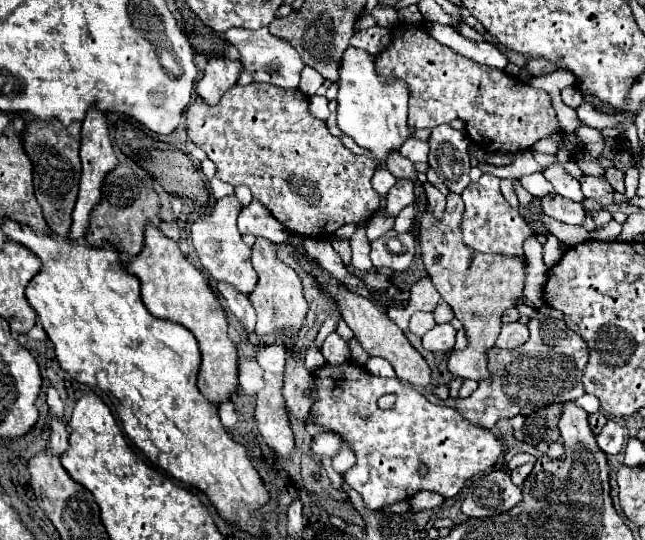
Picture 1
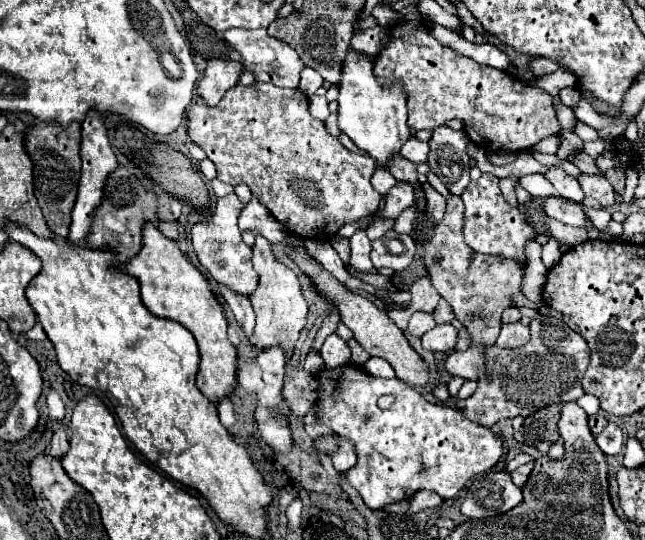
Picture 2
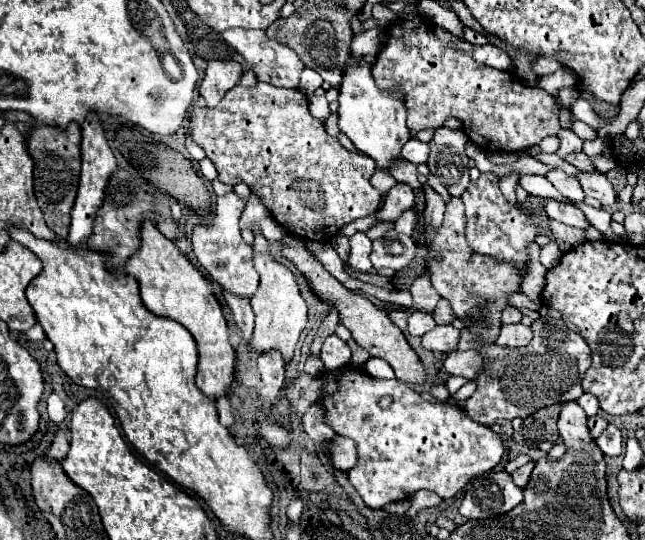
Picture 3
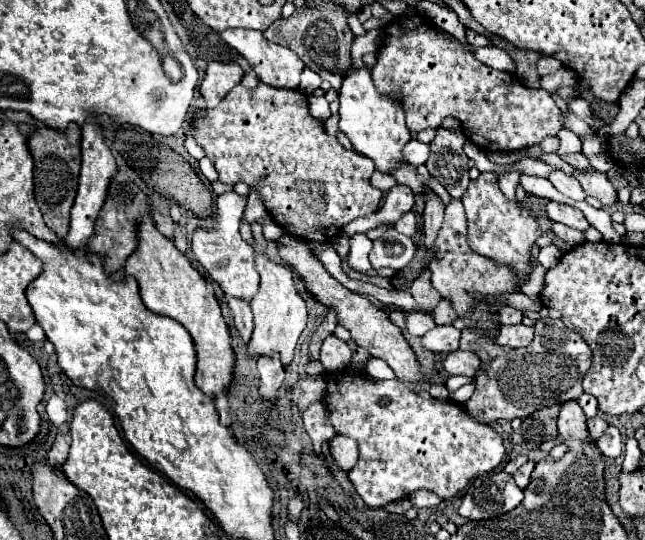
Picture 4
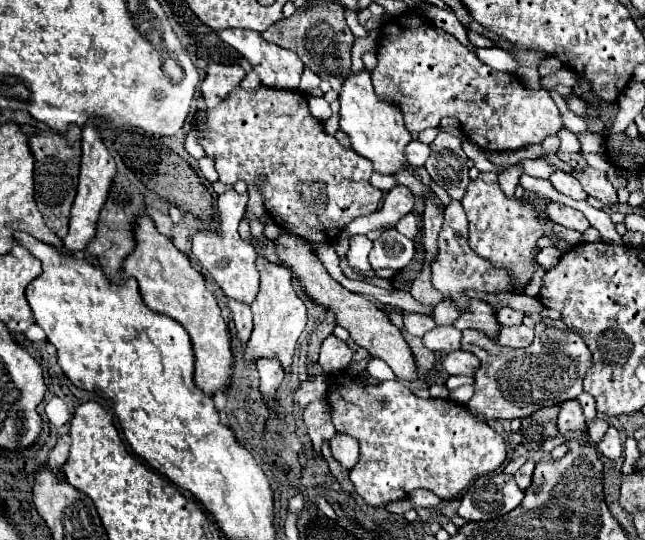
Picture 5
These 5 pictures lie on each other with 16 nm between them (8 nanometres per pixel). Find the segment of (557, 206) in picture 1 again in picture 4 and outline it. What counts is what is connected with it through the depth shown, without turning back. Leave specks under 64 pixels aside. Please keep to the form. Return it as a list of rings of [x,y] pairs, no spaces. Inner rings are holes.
[[[548,202],[548,204],[546,204],[546,214],[548,214],[550,220],[560,222],[560,224],[564,224],[564,226],[568,226],[568,228],[576,228],[576,230],[580,230],[580,232],[584,232],[584,230],[590,228],[590,224],[588,224],[588,220],[584,218],[584,214],[582,214],[580,210],[576,210],[576,208],[572,208],[572,206],[566,206],[566,204]]]

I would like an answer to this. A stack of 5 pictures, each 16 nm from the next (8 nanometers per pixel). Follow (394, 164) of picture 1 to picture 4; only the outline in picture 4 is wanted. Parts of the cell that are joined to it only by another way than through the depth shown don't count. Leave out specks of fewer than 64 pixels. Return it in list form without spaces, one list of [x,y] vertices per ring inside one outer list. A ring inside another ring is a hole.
[[[404,164],[404,166],[400,166],[400,170],[394,170],[392,176],[396,178],[396,182],[408,186],[414,194],[426,194],[426,188],[424,188],[424,184],[418,180],[416,168],[414,168],[412,164]]]

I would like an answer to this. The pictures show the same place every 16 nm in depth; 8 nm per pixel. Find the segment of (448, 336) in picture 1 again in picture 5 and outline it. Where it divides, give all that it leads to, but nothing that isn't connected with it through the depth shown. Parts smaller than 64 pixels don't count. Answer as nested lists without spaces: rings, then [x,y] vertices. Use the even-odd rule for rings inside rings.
[[[436,326],[428,334],[424,334],[424,346],[436,352],[454,352],[460,350],[462,332],[454,326]]]

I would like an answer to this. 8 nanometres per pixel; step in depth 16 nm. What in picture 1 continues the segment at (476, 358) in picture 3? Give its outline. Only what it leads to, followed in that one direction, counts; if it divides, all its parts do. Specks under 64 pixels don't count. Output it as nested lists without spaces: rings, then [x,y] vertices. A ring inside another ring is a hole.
[[[448,194],[446,210],[442,220],[434,220],[430,212],[422,214],[420,222],[420,234],[418,242],[422,248],[422,260],[424,268],[440,292],[440,296],[452,306],[456,318],[464,324],[470,346],[462,352],[452,352],[448,356],[448,370],[454,376],[470,378],[470,380],[482,380],[488,376],[486,356],[484,352],[494,346],[498,334],[500,334],[500,316],[506,308],[516,306],[516,298],[522,296],[524,278],[526,278],[526,260],[522,258],[504,258],[504,256],[492,256],[492,254],[480,254],[468,248],[462,240],[460,222],[462,222],[464,202],[456,194]]]

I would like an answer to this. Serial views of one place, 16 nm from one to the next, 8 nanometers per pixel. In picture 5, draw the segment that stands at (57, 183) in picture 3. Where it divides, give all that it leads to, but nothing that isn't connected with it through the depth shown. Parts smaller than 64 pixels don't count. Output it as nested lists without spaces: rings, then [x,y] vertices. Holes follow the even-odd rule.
[[[70,126],[68,136],[56,134],[56,132],[42,132],[30,138],[30,150],[36,160],[34,168],[34,182],[36,182],[36,204],[38,210],[44,216],[44,224],[58,236],[64,238],[68,232],[68,220],[70,220],[70,208],[76,194],[78,184],[78,170],[80,170],[80,128]]]

